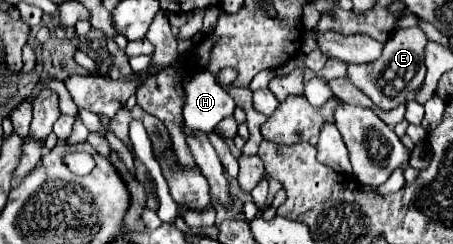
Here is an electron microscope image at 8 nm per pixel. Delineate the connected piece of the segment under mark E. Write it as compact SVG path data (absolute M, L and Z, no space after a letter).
M419 26L399 28L385 42L383 52L377 60L369 64L347 64L347 78L363 94L367 94L379 108L391 110L399 106L401 102L405 102L411 90L417 90L423 84L425 70L427 70L425 68L425 44L427 44L427 36Z

